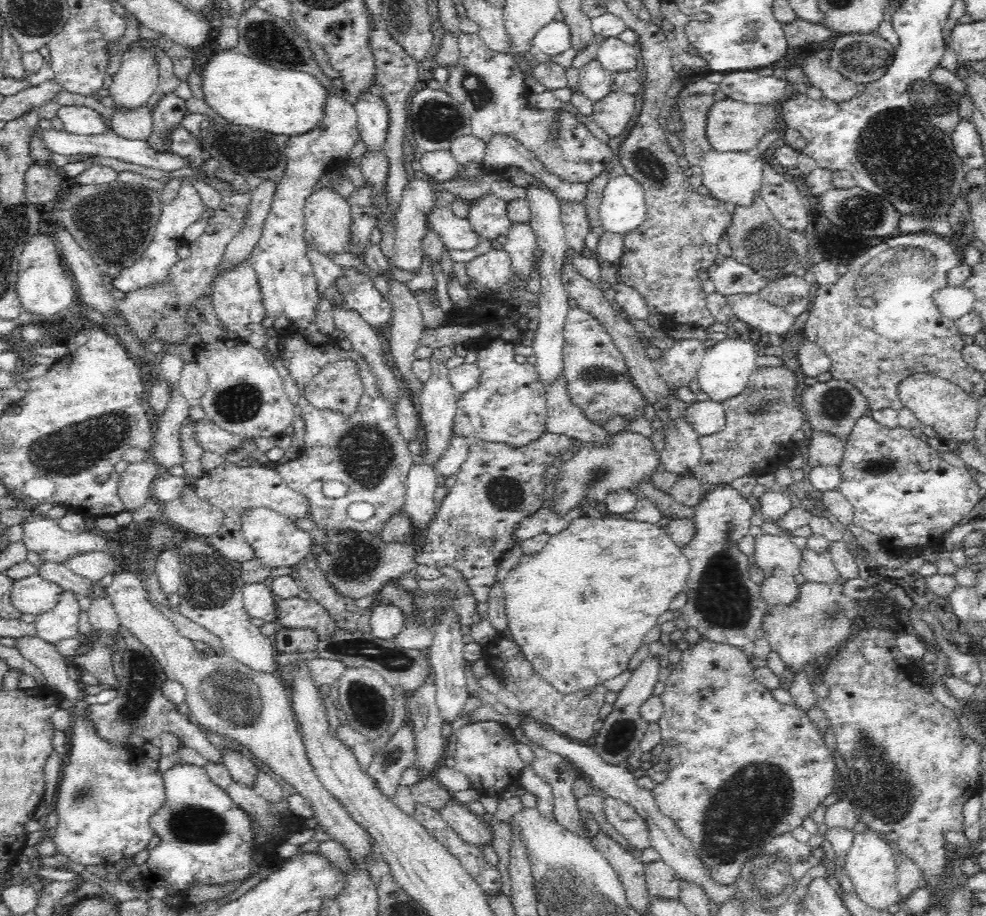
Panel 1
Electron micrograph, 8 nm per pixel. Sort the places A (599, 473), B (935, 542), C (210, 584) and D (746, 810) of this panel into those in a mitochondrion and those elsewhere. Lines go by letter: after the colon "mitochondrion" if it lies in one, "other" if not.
A: mitochondrion
B: other
C: mitochondrion
D: mitochondrion

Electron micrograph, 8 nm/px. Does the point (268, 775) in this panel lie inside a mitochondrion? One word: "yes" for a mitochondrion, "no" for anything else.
no

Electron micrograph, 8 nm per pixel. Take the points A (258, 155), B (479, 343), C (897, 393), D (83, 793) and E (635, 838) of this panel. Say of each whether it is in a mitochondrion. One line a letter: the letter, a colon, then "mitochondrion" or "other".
A: mitochondrion
B: other
C: other
D: mitochondrion
E: other

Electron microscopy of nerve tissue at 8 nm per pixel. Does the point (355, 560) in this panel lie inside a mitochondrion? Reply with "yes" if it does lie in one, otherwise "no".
yes

